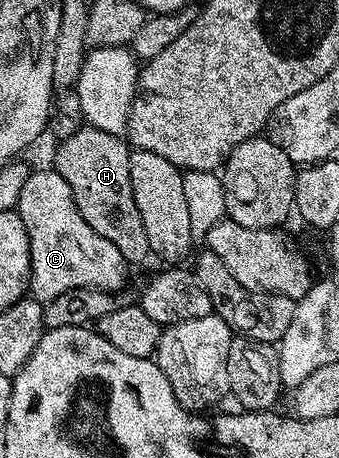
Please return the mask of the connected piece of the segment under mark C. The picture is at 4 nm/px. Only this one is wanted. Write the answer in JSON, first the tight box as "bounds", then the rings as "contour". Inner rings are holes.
{"bounds":[17,168,129,303],"contour":[[[54,168],[32,169],[29,180],[25,180],[25,188],[21,188],[17,209],[31,249],[30,297],[44,303],[73,288],[119,292],[126,284],[129,263],[105,236],[93,232],[93,228],[85,224],[69,184],[65,184]]]}

